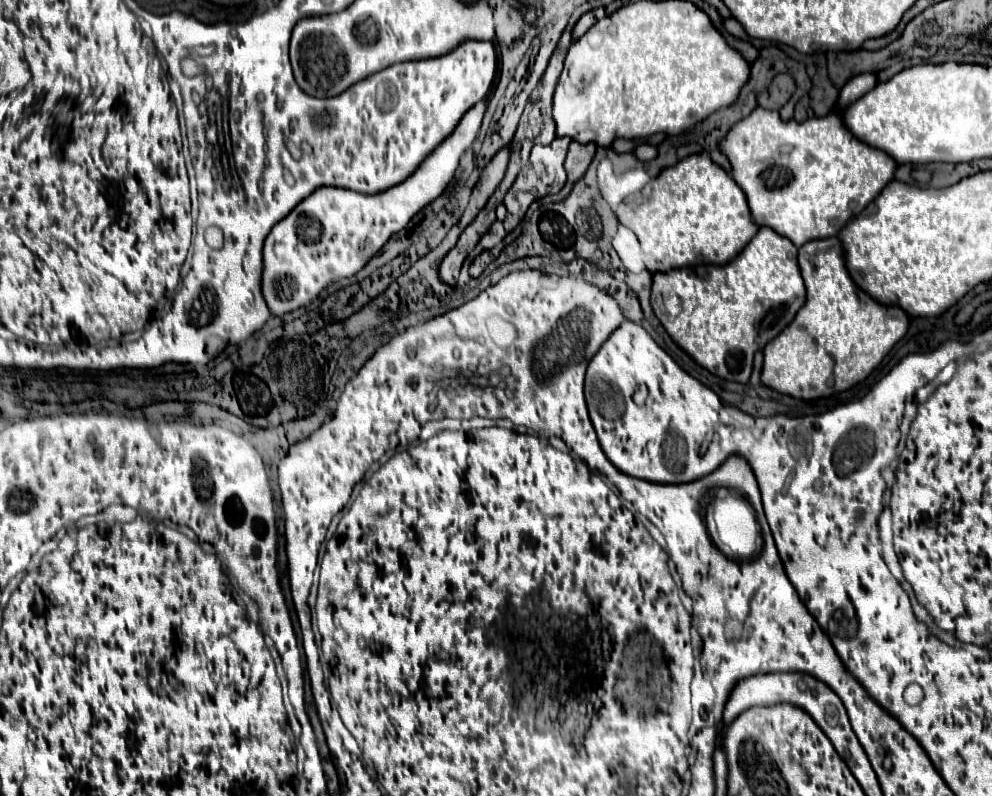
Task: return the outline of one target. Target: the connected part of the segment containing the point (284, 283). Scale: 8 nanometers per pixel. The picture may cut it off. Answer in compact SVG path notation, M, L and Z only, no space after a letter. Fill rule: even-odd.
M486 101L468 109L460 119L460 125L452 131L452 137L440 143L430 157L420 163L420 169L408 177L408 181L376 195L362 195L340 187L320 187L300 201L288 217L278 221L264 241L262 293L270 311L274 315L284 315L286 311L308 305L332 281L352 277L360 271L366 263L366 247L378 251L392 233L404 229L422 207L446 189L458 167L458 159L478 135L484 111Z

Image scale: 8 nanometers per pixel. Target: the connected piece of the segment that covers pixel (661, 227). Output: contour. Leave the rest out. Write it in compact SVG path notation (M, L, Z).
M698 153L698 155L688 155L676 165L664 169L658 177L654 177L648 183L650 191L642 191L638 195L626 197L616 215L618 219L628 225L640 239L642 251L644 251L644 263L650 273L656 271L670 271L676 267L688 267L688 265L724 265L732 261L744 245L756 235L758 225L754 223L746 195L742 189L736 185L736 181L720 167L716 165L708 153Z

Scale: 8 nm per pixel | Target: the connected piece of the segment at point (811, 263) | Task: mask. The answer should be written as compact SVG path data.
M838 237L814 239L798 249L806 283L806 303L792 325L764 347L761 382L796 399L820 399L864 381L908 331L908 315L898 305L882 305L848 277Z

